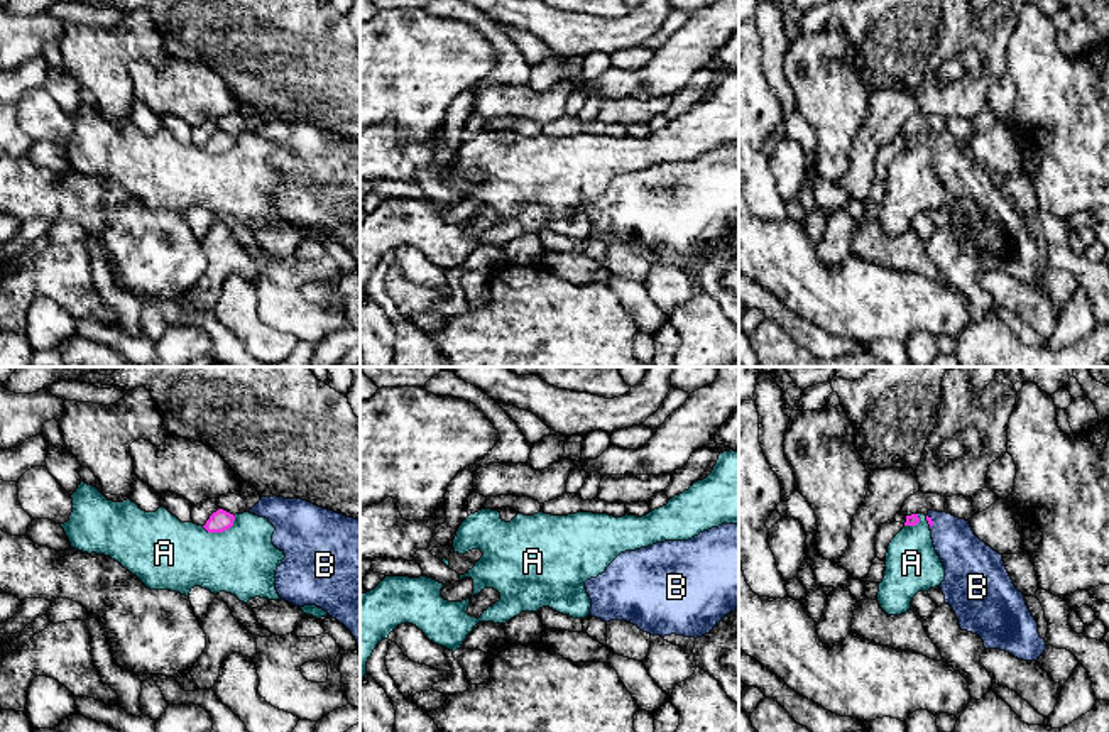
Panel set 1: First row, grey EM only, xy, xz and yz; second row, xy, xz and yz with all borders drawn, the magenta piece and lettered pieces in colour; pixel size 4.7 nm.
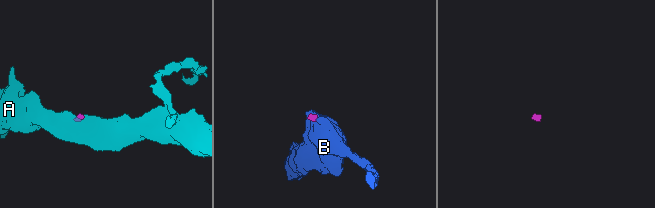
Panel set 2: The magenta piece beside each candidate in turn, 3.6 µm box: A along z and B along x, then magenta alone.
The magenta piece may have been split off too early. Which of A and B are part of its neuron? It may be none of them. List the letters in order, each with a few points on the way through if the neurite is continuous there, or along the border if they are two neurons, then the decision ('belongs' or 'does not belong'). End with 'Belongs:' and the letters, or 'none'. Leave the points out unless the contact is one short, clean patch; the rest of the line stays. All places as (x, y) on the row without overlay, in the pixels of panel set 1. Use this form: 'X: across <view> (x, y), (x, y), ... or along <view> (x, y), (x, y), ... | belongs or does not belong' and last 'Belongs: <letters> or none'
A: along xy (235, 137), (234, 144), (222, 152), (207, 152), (202, 147) | does not belong
B: across yz (928, 141), (932, 142), (967, 181) | belongs
Belongs: B

